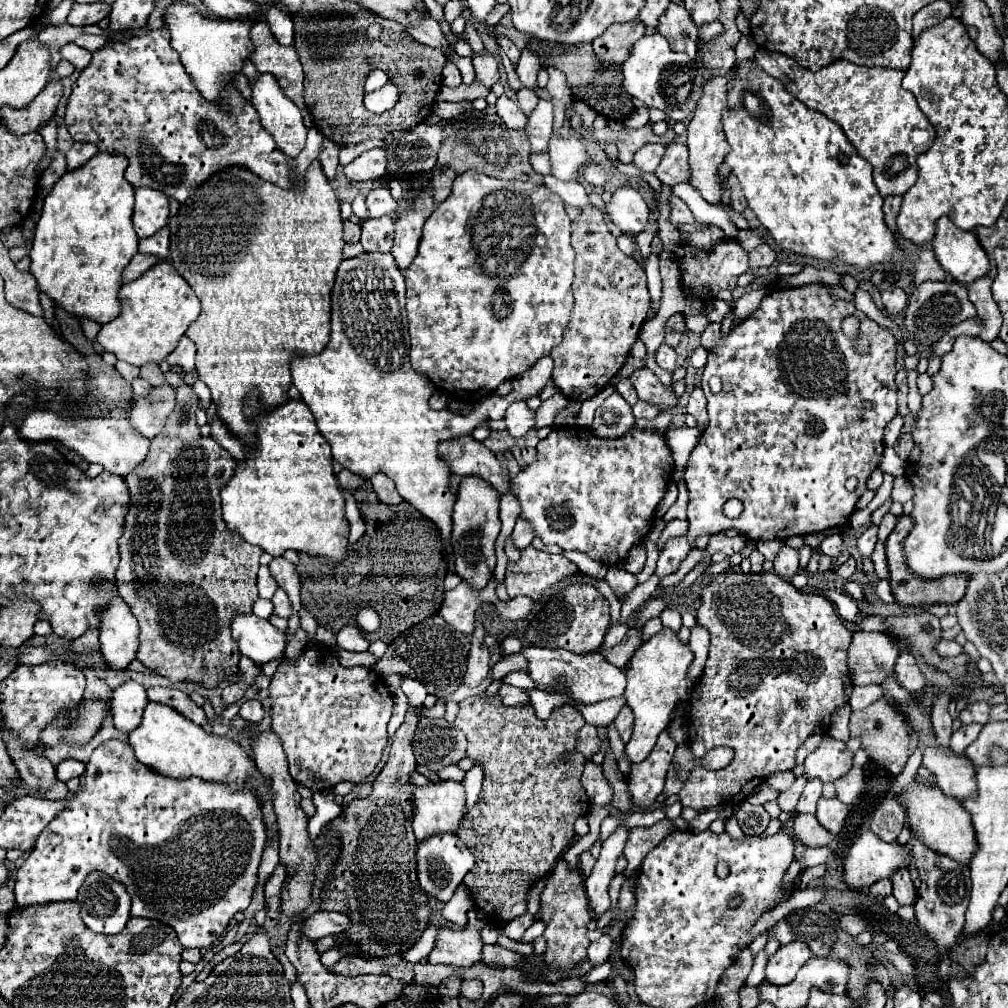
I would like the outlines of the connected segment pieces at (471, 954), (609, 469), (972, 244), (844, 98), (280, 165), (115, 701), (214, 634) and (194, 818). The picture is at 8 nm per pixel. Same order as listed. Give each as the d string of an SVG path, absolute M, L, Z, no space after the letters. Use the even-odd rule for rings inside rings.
M469 910L467 914L469 922L463 930L451 930L443 928L435 942L437 946L429 954L429 962L433 964L451 964L451 966L471 966L475 962L481 962L481 930L489 922L481 910Z
M555 428L545 440L539 440L535 462L520 470L517 476L511 479L515 486L509 480L501 480L501 462L483 442L477 442L473 436L443 440L439 444L439 456L449 464L453 474L477 474L495 488L511 488L511 492L515 492L519 503L521 502L521 518L533 526L535 536L541 538L543 544L555 544L563 550L579 550L591 560L603 564L617 564L625 560L625 554L629 554L631 548L641 544L641 532L645 538L651 528L655 508L665 496L665 486L675 468L663 432L653 430L633 430L621 438L611 440L599 438L589 430L585 432L575 428Z
M941 216L937 220L937 234L931 244L939 264L947 274L951 274L953 280L971 284L977 278L987 276L989 258L975 232L965 232L947 216Z
M759 48L755 62L781 80L783 88L801 100L807 108L817 110L837 122L857 152L873 166L875 186L881 196L905 194L917 180L917 156L933 144L935 128L919 110L915 96L901 88L905 70L867 68L847 60L811 72L801 68L793 58Z
M163 28L145 36L133 36L125 42L109 42L107 46L93 52L91 64L73 84L73 92L65 110L65 126L75 142L93 142L99 150L123 152L129 158L129 168L125 172L129 184L135 188L147 186L159 190L177 202L185 202L193 194L193 188L217 172L217 168L233 164L245 166L257 176L277 186L289 188L293 180L303 176L307 164L319 156L319 150L323 148L323 136L315 126L311 128L311 142L303 148L303 152L297 158L289 158L263 130L255 108L231 84L225 90L225 102L227 110L225 106L219 106L201 96L193 84L193 78L185 72L177 52L169 44L169 30Z
M127 680L119 684L111 694L111 716L115 728L121 730L123 734L129 734L129 730L137 728L137 724L141 722L141 712L147 702L149 700L145 688L139 682Z
M181 386L177 388L177 408L173 412L173 416L169 416L167 424L165 424L165 432L161 432L161 436L151 440L151 448L147 458L125 478L127 488L129 488L129 496L131 496L131 504L125 516L125 528L123 528L123 536L119 538L119 568L117 568L117 590L121 594L121 598L129 604L133 616L139 620L139 648L137 648L137 660L143 662L145 668L151 668L153 672L167 676L169 680L177 682L177 680L195 680L195 682L203 682L205 686L215 686L219 680L227 678L229 674L237 672L237 662L239 662L239 648L231 638L229 632L229 620L233 618L233 614L237 612L245 612L249 614L253 608L253 602L257 600L257 570L259 570L259 556L261 556L261 548L241 540L241 536L237 536L235 532L229 532L229 528L225 528L225 522L221 518L221 498L219 498L219 488L221 484L225 484L225 480L229 480L229 476L233 476L233 456L223 450L213 438L203 438L199 434L199 426L195 424L195 410L197 410L197 396L193 392L191 386Z
M109 740L109 742L103 742L99 748L95 748L95 752L91 754L91 760L87 762L83 788L69 798L69 806L39 834L29 858L19 868L17 880L15 880L15 902L19 908L27 908L27 906L37 906L37 904L75 900L77 890L81 888L85 876L93 870L101 870L101 872L107 872L109 876L113 876L115 880L125 884L125 888L131 896L131 916L153 918L153 920L159 920L163 924L169 924L177 932L183 948L211 948L219 940L219 936L225 932L225 928L229 926L233 916L237 912L243 912L249 906L253 888L257 884L257 870L259 870L259 862L261 862L261 854L263 854L265 844L267 844L267 832L265 832L265 822L261 816L261 804L251 788L243 788L239 792L233 792L229 784L207 782L207 780L201 780L195 776L191 776L191 778L161 776L153 768L141 764L133 756L133 750L129 748L127 742Z

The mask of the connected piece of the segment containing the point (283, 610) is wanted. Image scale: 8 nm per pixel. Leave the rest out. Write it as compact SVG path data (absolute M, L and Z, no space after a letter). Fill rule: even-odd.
M277 590L275 594L273 594L273 598L271 598L271 602L273 602L273 614L277 614L277 616L281 616L281 618L289 618L289 614L291 614L291 602L289 602L289 596L287 596L287 592L285 590Z

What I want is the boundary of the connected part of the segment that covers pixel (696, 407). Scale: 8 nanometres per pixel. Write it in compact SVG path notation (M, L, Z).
M695 388L689 396L689 414L694 416L699 430L705 430L709 418L707 418L707 402L701 388Z

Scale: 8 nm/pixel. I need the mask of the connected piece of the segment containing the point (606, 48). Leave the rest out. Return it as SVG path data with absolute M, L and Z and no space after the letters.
M633 20L627 24L613 24L607 28L603 36L593 40L593 50L603 62L621 64L629 54L629 48L645 34L645 26L641 20Z

